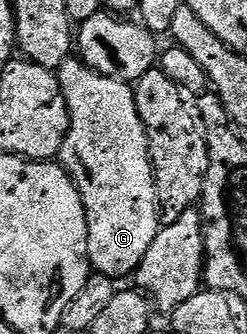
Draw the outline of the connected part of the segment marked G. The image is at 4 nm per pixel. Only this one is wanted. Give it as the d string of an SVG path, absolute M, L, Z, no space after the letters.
M81 58L66 59L56 70L58 84L64 93L64 101L70 114L70 128L64 137L60 162L70 175L70 180L80 193L84 213L88 221L88 257L91 268L97 274L115 281L133 276L148 245L156 241L160 230L158 194L154 184L154 166L150 163L150 146L140 113L136 109L136 97L131 84L123 79L106 77L98 73Z

